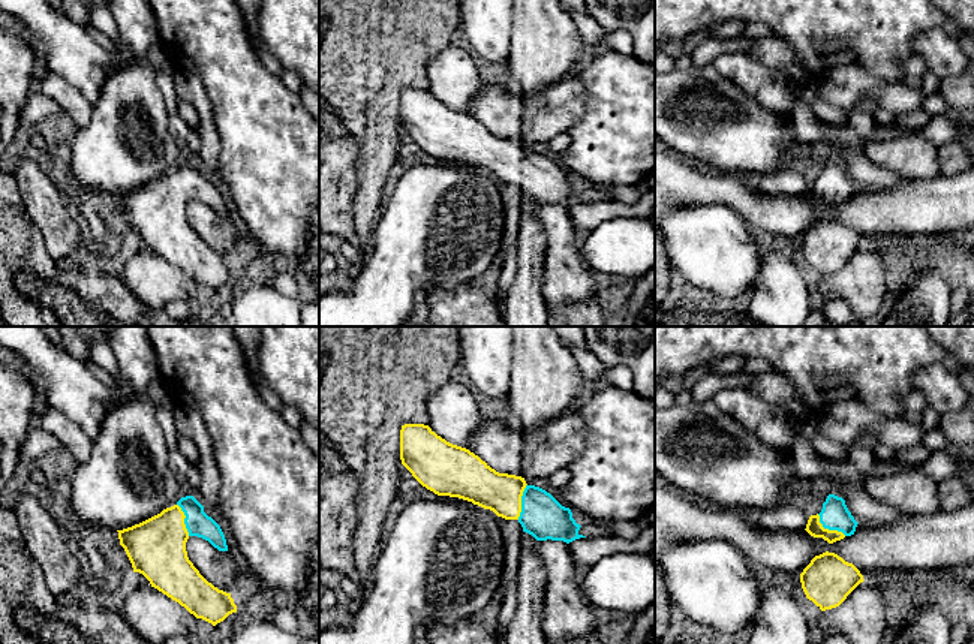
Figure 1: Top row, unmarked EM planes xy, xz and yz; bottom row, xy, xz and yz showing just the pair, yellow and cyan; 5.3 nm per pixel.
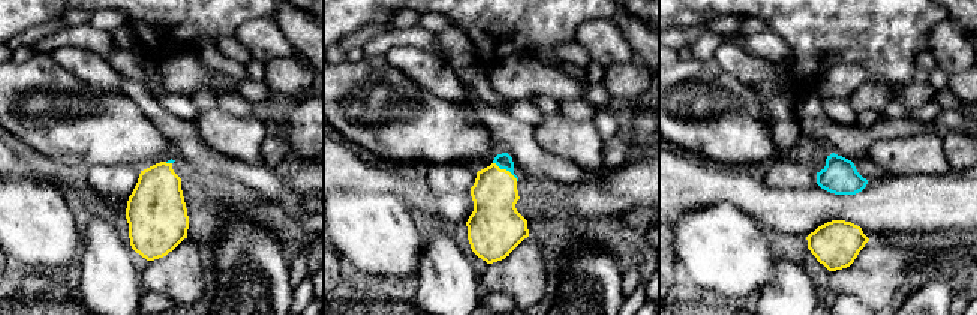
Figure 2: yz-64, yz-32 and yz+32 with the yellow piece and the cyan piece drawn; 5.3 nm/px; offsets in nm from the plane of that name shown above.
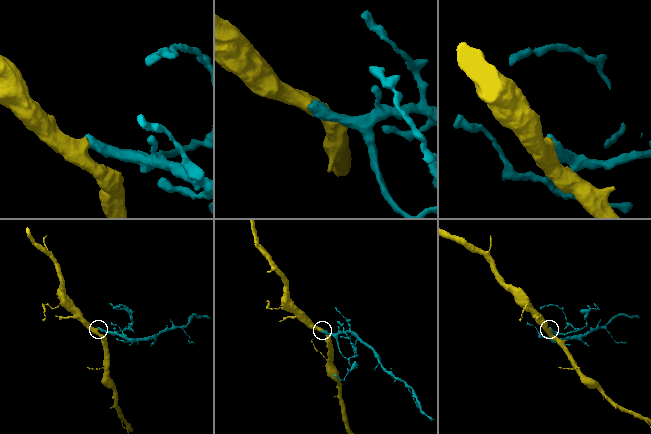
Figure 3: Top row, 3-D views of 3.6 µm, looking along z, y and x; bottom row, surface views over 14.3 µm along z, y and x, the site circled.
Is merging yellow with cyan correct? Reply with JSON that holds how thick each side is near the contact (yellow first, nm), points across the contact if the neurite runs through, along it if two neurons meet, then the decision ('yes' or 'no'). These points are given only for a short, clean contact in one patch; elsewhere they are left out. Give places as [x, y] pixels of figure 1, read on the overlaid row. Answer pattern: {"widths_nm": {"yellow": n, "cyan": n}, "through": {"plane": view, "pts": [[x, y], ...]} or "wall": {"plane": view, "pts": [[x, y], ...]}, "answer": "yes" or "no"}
{"widths_nm": {"yellow": 90, "cyan": 160}, "through": {"plane": "yz", "pts": [[814, 527], [827, 529], [835, 521], [835, 515]]}, "answer": "yes"}

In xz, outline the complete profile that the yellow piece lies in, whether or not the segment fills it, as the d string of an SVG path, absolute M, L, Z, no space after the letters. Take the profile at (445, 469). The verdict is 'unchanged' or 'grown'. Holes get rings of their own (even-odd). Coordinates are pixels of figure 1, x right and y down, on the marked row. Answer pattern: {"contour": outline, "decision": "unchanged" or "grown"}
{"contour": "M405 424L400 430L400 460L412 476L438 496L459 497L505 520L517 520L523 532L536 541L563 541L566 544L586 538L578 533L580 524L569 508L562 506L545 490L527 485L524 478L499 473L466 448L453 445L438 436L429 425Z", "decision": "grown"}

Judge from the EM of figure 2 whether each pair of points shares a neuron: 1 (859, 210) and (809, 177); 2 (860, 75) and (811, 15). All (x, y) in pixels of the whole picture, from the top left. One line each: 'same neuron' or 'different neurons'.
1: different neurons
2: different neurons

